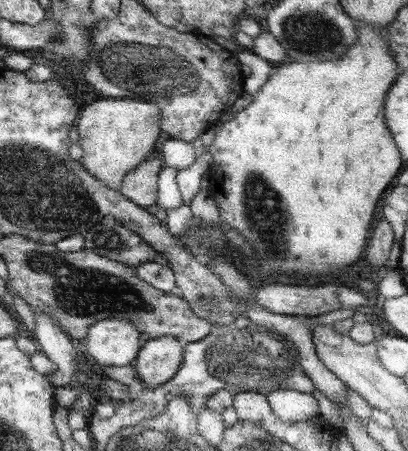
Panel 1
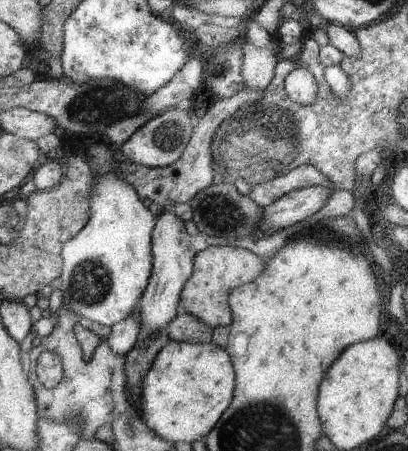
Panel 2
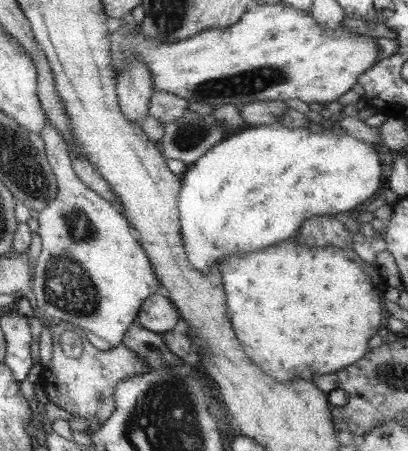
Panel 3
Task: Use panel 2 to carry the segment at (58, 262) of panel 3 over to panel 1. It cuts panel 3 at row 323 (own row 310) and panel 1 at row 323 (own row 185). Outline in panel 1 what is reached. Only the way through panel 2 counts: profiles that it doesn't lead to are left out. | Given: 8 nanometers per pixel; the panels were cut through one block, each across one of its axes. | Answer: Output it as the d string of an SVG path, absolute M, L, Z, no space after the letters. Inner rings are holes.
M109 318L97 322L89 328L89 334L83 338L87 354L103 366L123 366L139 354L139 330L119 318Z

